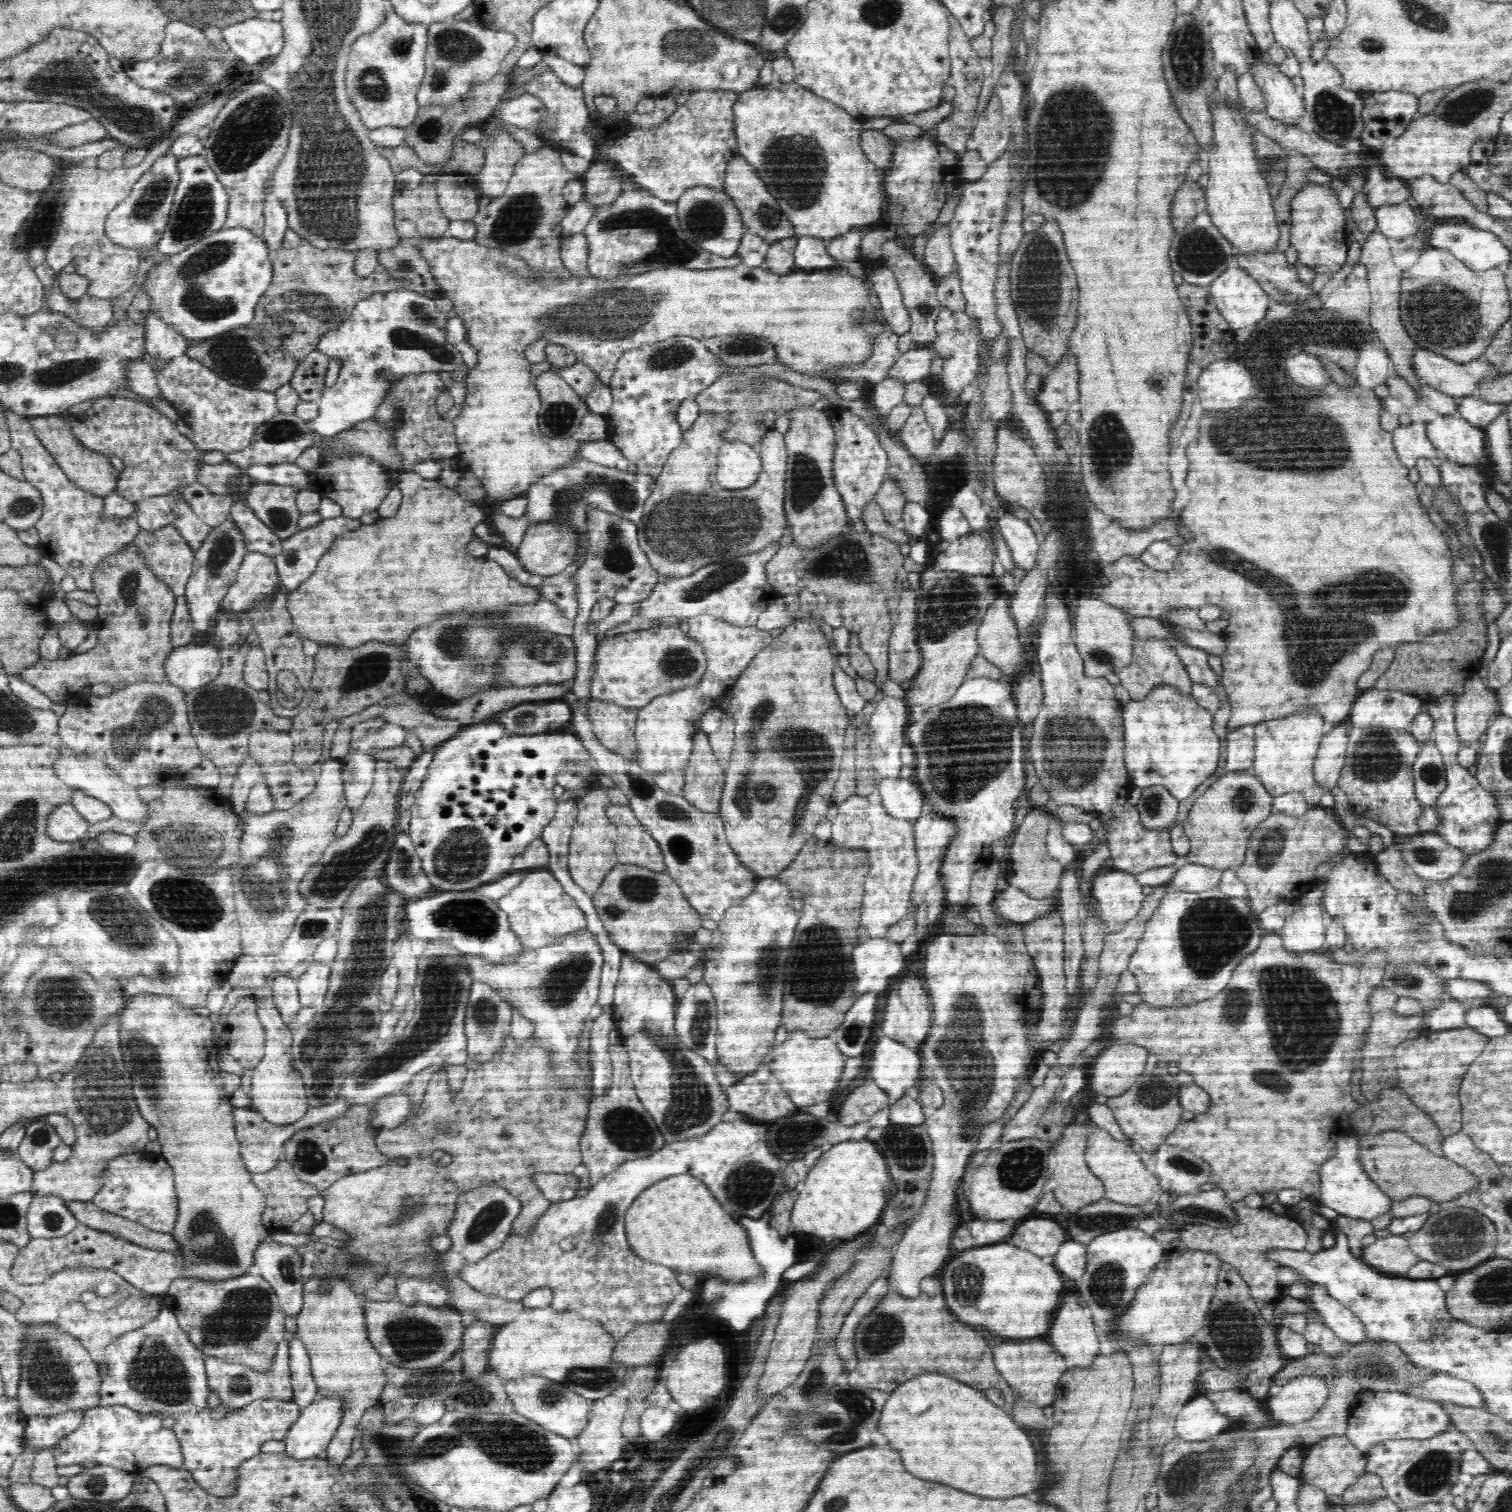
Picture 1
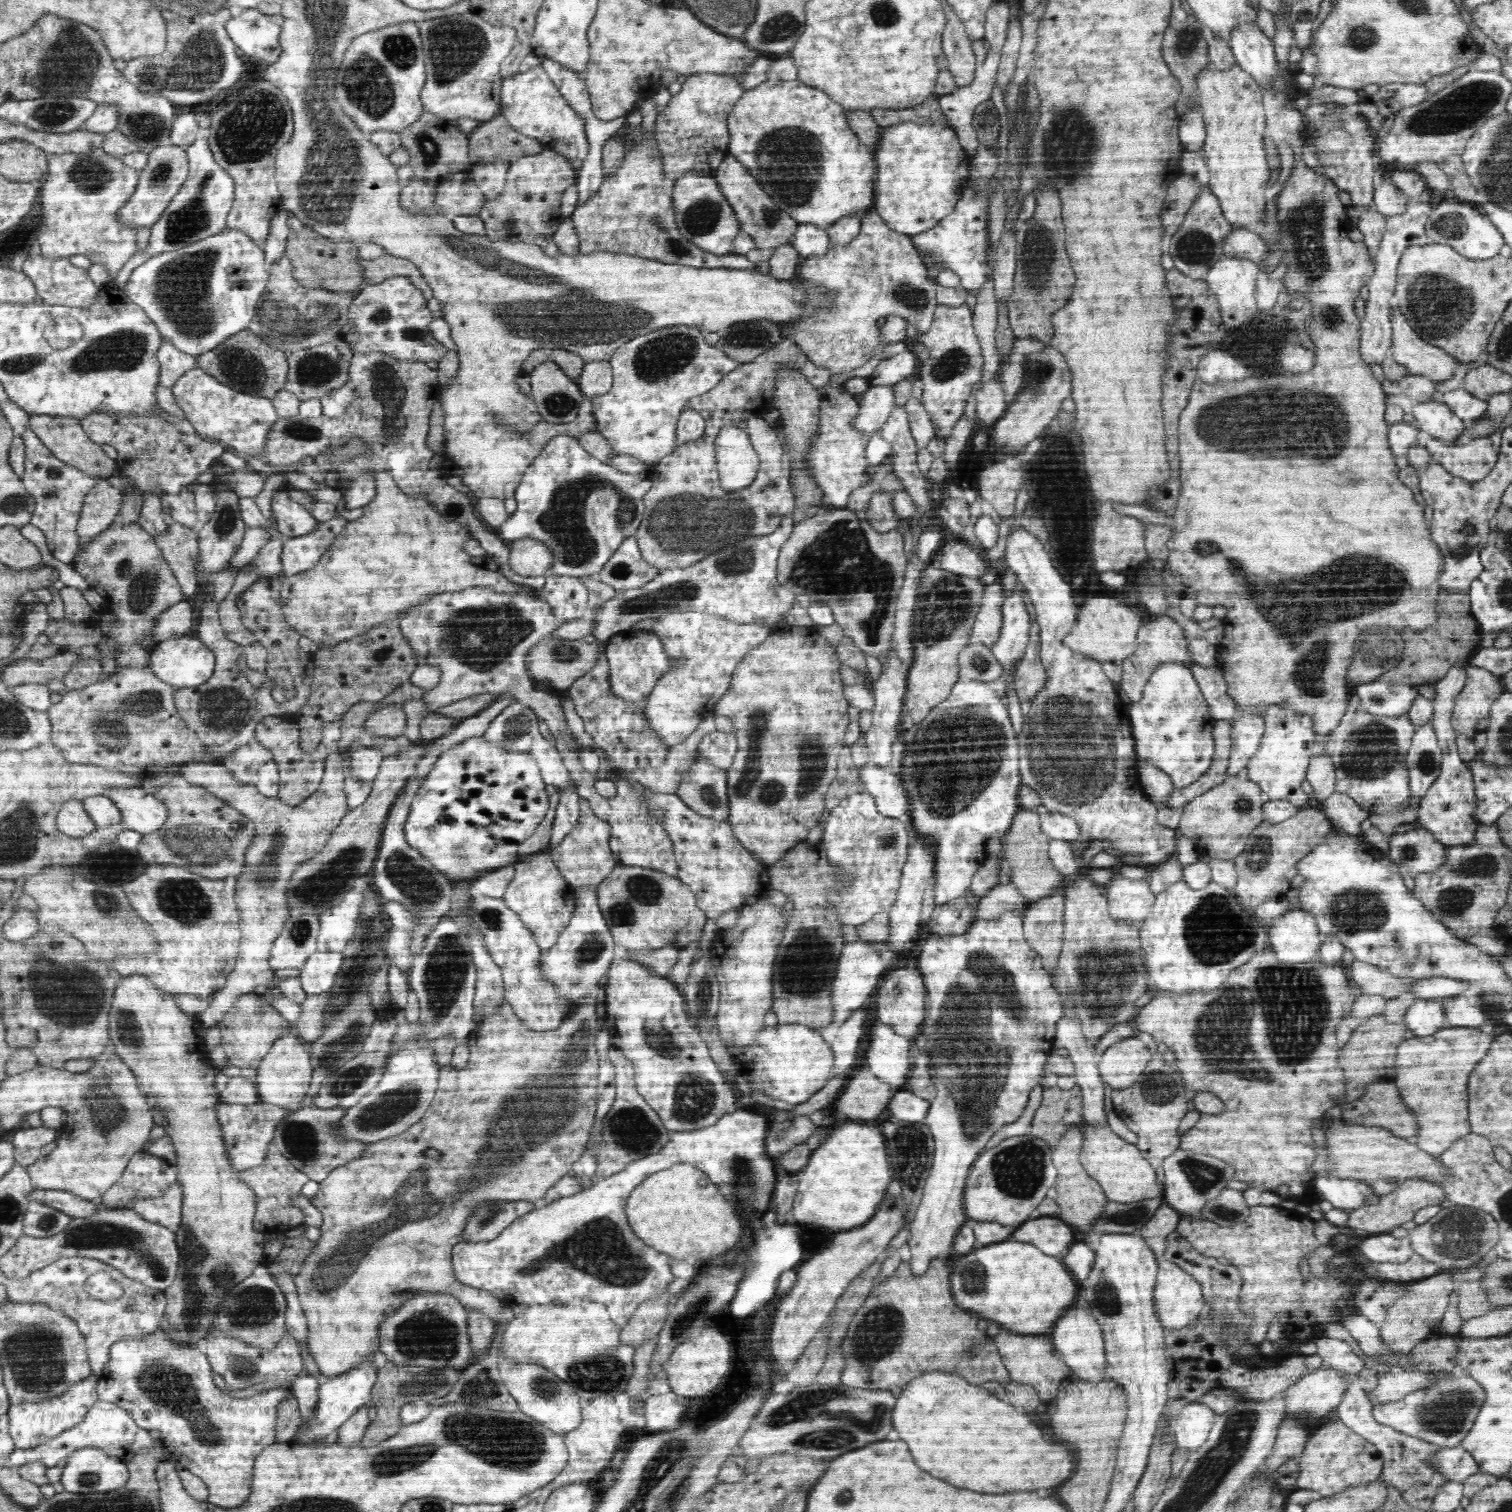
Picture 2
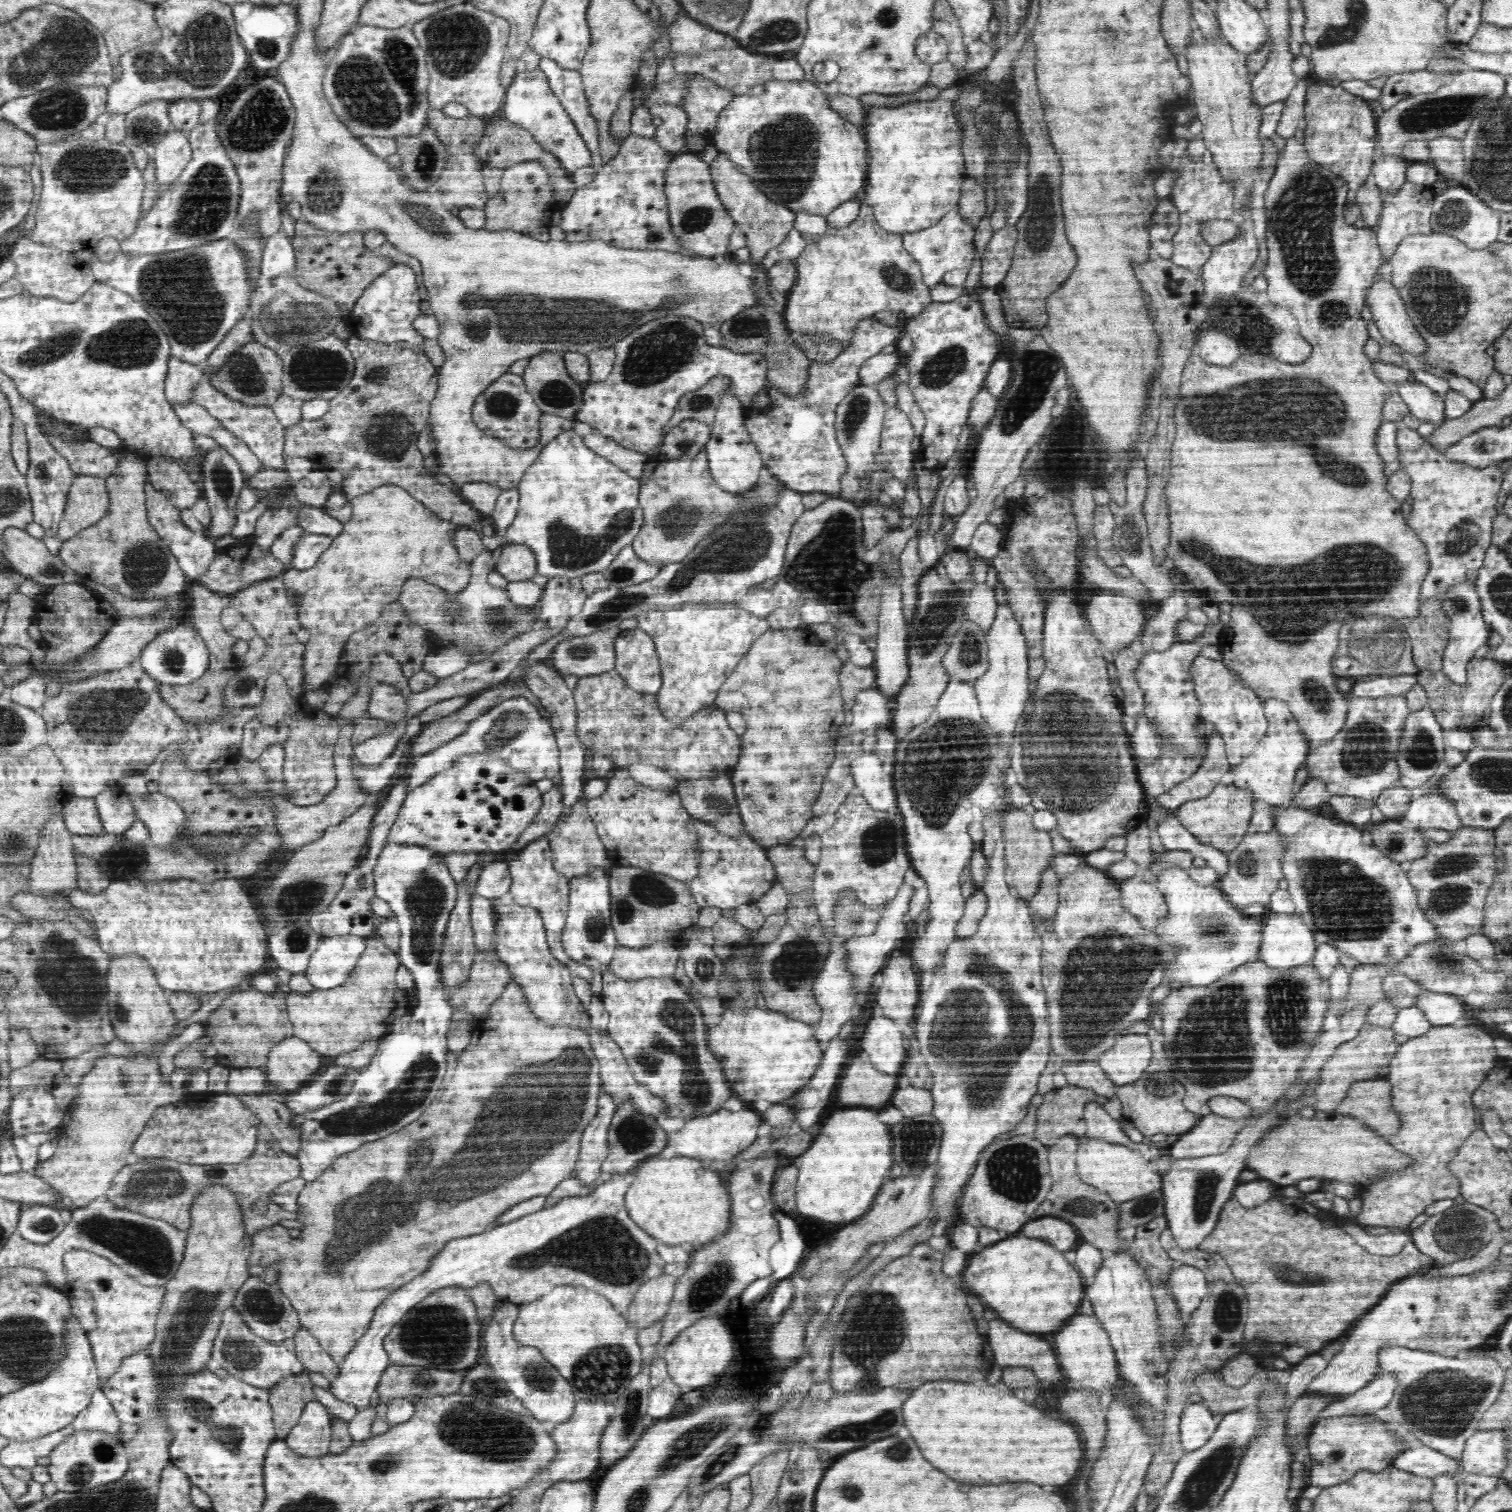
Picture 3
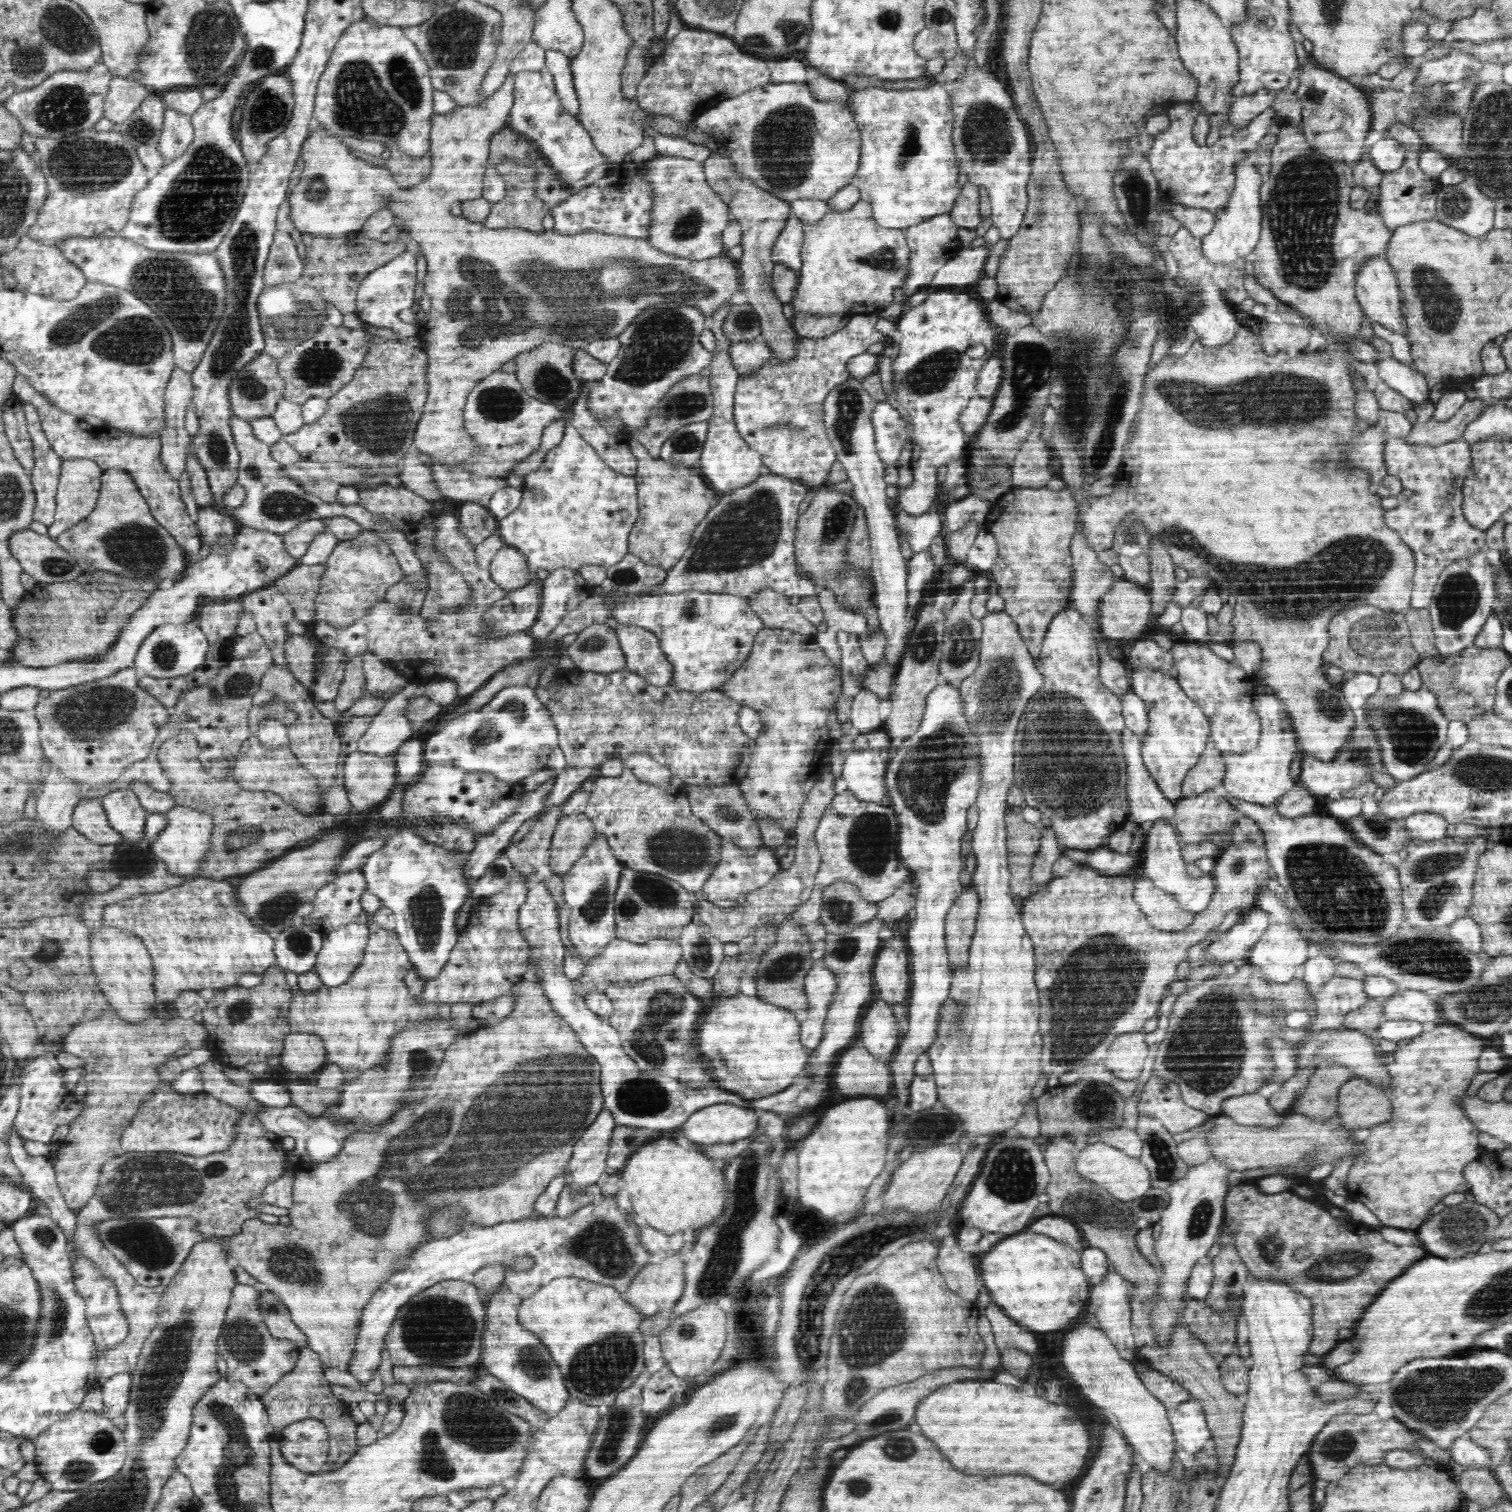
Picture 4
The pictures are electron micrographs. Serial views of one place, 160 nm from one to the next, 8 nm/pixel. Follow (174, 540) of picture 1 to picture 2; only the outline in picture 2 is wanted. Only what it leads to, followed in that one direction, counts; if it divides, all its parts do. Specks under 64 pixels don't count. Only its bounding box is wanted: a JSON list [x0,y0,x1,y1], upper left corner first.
[155,523,200,598]

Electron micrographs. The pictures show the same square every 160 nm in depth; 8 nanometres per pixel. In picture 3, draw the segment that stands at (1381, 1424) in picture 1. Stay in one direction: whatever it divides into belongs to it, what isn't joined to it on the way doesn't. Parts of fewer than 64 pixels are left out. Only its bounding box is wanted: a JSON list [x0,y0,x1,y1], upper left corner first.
[1373,1345,1507,1461]

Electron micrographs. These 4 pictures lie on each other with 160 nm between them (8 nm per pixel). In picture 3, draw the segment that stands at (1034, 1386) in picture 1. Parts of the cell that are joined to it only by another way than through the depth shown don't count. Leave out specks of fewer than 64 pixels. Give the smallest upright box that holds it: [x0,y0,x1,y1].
[988,1320,1062,1384]

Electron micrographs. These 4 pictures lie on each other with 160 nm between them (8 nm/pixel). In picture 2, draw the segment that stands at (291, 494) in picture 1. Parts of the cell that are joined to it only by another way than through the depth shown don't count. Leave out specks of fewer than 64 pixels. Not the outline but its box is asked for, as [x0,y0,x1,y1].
[272,486,320,538]

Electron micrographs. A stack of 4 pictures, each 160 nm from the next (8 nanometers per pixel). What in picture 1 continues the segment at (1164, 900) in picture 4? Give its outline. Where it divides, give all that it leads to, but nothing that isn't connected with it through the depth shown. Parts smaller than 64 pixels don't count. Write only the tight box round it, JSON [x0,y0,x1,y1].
[1092,870,1144,932]

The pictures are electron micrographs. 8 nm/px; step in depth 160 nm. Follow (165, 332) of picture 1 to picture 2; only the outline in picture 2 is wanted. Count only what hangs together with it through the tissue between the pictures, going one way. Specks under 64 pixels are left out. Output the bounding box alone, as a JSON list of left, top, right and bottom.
[155,339,198,389]

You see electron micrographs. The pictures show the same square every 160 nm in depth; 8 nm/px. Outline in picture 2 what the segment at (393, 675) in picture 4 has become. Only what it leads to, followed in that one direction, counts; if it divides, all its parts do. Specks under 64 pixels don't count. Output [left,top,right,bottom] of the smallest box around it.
[362,705,406,736]

